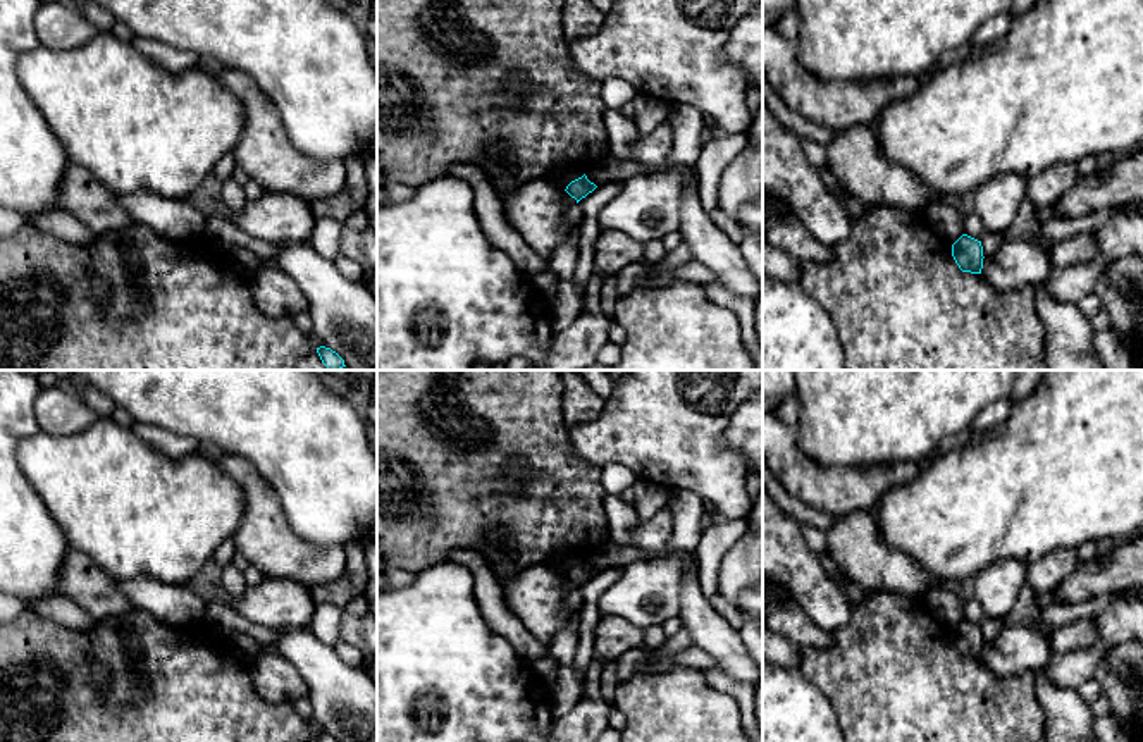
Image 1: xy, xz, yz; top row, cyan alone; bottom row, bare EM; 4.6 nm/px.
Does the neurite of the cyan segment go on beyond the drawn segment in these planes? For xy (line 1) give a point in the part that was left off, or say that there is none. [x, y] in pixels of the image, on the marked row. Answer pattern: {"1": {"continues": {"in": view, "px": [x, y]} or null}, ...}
{"1": {"continues": null}}

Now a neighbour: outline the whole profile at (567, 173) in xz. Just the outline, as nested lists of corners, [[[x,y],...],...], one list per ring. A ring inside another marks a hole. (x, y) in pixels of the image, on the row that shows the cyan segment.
[[[563,164],[551,174],[549,181],[566,189],[566,186],[572,181],[582,177],[584,174],[585,174],[585,169],[572,165],[572,164]]]

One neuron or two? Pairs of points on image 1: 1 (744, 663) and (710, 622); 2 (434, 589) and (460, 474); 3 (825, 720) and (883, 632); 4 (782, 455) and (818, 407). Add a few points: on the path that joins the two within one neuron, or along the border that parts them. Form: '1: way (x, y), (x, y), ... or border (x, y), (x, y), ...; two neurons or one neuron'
1: way (734, 653), (713, 632); one neuron
2: border (446, 560), (415, 574); two neurons
3: border (806, 679), (827, 698), (839, 723); two neurons
4: border (794, 426), (797, 446), (821, 467); two neurons

